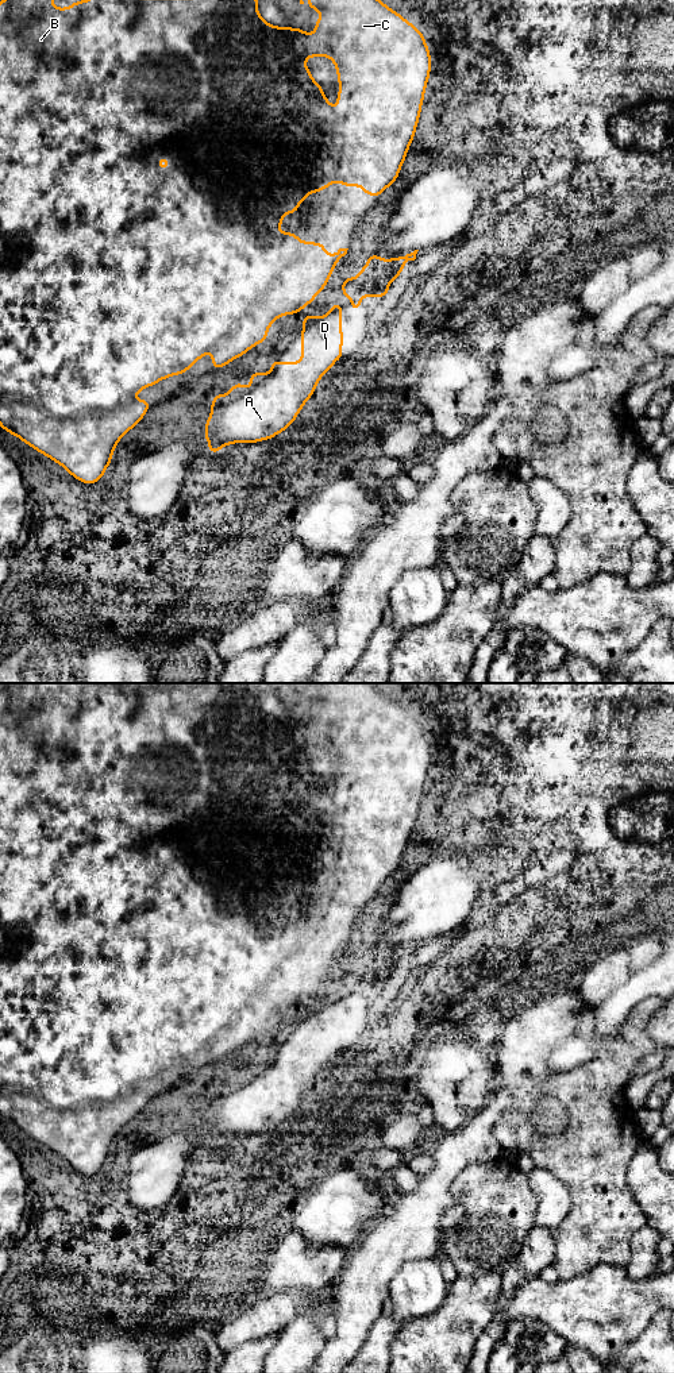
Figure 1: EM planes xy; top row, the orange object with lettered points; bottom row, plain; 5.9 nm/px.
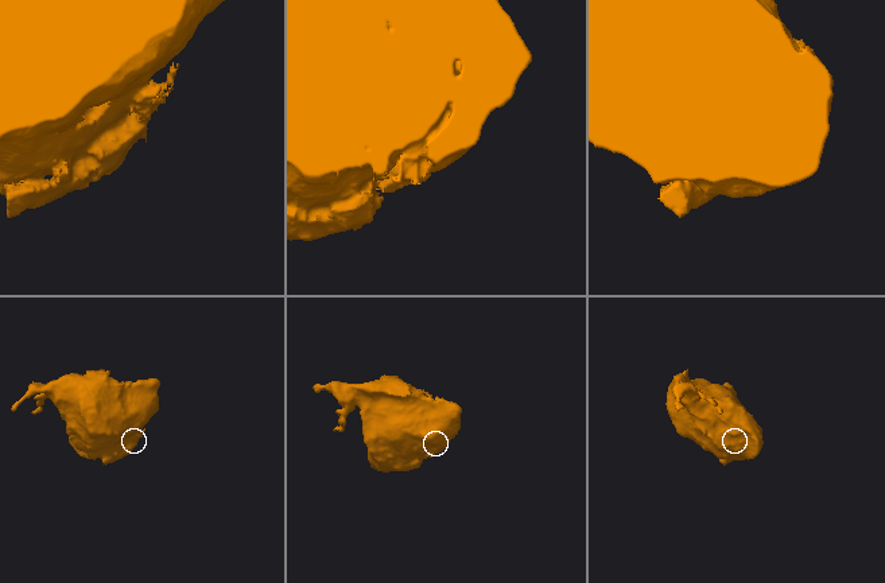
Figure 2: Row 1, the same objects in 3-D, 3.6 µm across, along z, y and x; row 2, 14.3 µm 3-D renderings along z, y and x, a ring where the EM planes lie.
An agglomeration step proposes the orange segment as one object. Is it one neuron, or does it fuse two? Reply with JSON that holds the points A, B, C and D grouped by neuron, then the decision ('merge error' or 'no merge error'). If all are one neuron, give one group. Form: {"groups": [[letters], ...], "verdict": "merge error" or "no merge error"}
{"groups": [["A"], ["B", "C", "D"]], "verdict": "merge error"}

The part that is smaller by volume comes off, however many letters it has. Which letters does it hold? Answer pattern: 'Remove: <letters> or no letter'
Remove: A

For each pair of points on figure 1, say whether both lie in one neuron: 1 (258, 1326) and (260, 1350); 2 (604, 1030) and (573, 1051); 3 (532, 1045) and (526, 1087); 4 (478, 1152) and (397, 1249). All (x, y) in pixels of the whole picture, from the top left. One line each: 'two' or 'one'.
1: two
2: one
3: one
4: one

